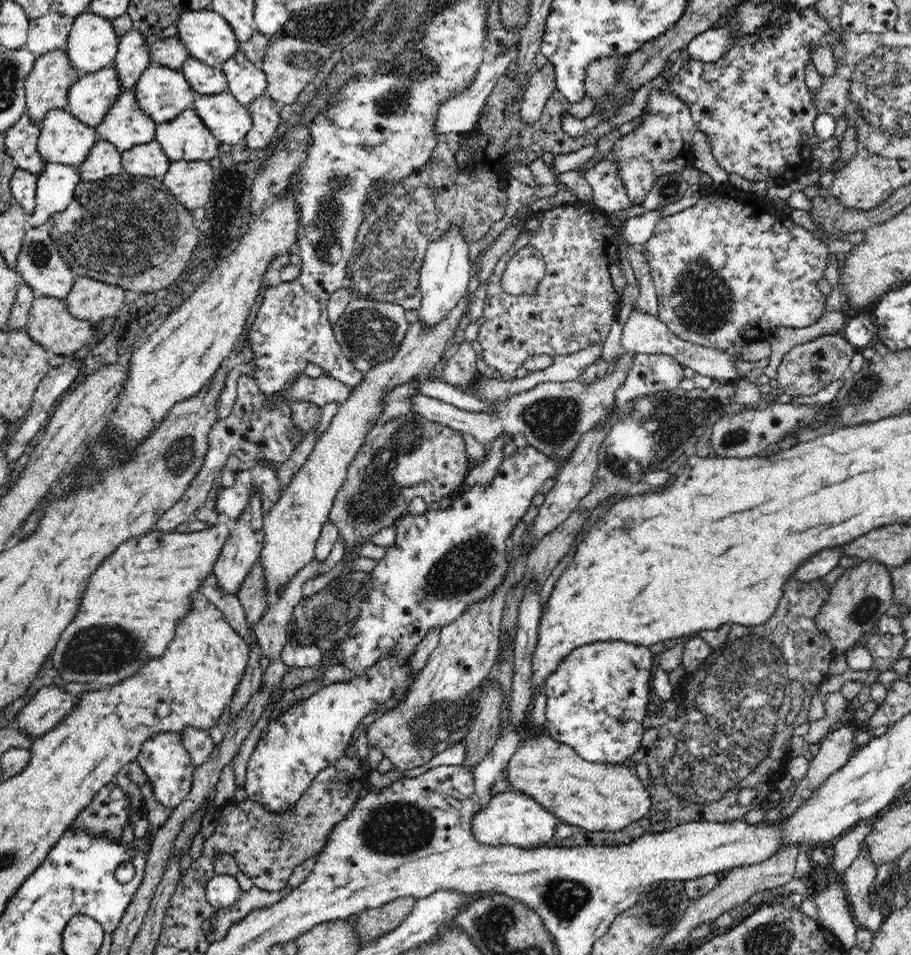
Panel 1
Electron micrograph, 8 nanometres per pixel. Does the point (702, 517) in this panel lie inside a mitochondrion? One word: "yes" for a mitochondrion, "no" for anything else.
no

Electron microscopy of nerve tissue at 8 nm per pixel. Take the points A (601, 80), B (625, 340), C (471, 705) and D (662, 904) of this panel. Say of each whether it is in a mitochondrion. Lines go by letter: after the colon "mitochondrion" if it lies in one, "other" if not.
A: mitochondrion
B: other
C: other
D: mitochondrion

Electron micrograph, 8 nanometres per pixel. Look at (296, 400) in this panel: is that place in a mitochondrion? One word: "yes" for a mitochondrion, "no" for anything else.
no

